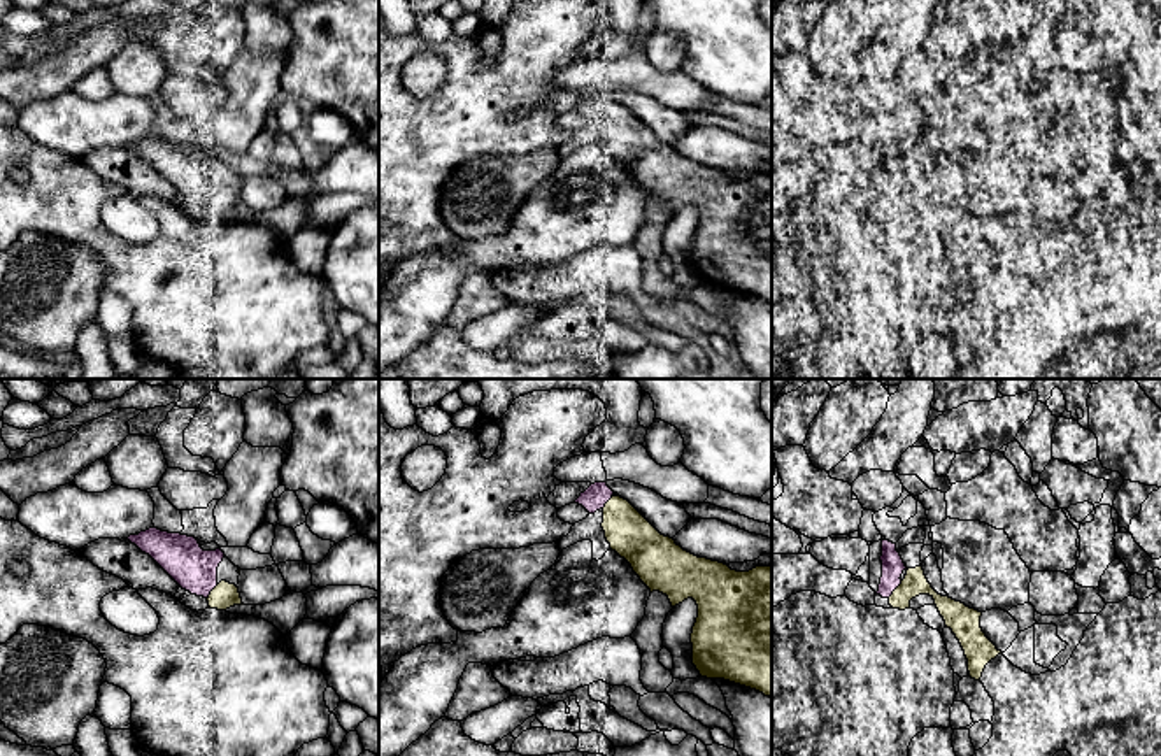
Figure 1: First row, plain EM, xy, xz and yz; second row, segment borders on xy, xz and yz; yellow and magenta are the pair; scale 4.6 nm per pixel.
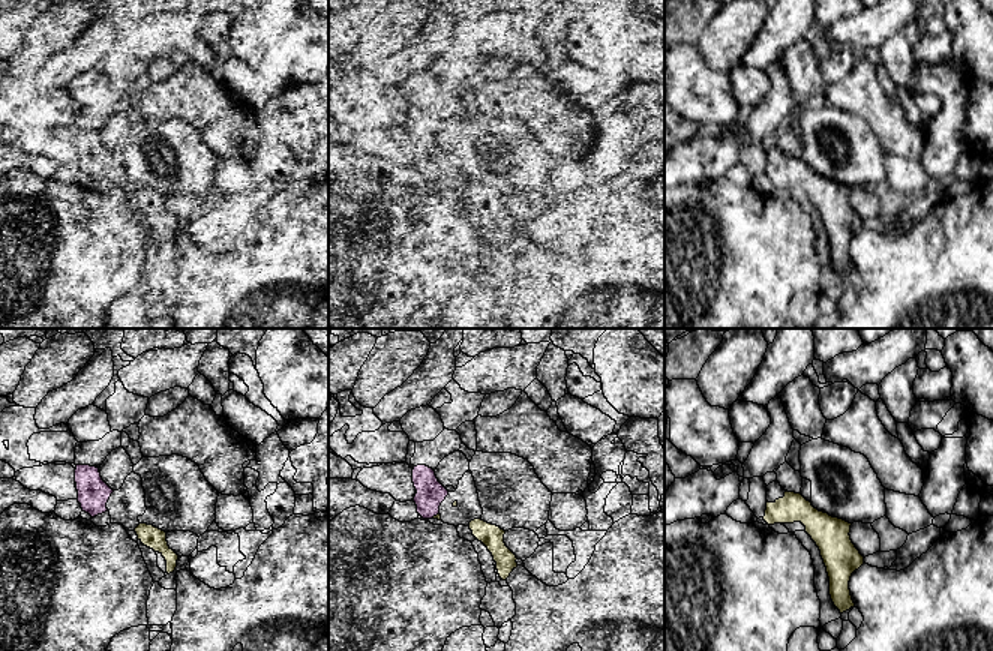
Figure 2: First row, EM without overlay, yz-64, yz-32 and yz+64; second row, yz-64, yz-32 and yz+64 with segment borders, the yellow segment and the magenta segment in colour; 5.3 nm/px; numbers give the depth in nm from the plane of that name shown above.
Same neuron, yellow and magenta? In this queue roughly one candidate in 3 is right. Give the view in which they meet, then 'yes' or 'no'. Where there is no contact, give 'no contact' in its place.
contact in yz; yes

